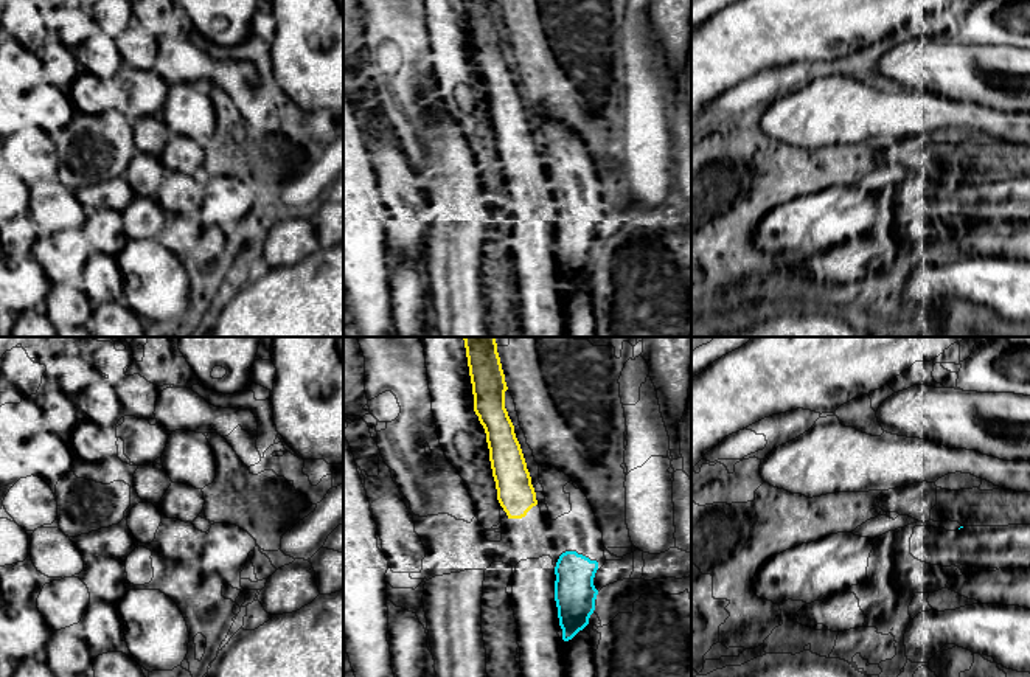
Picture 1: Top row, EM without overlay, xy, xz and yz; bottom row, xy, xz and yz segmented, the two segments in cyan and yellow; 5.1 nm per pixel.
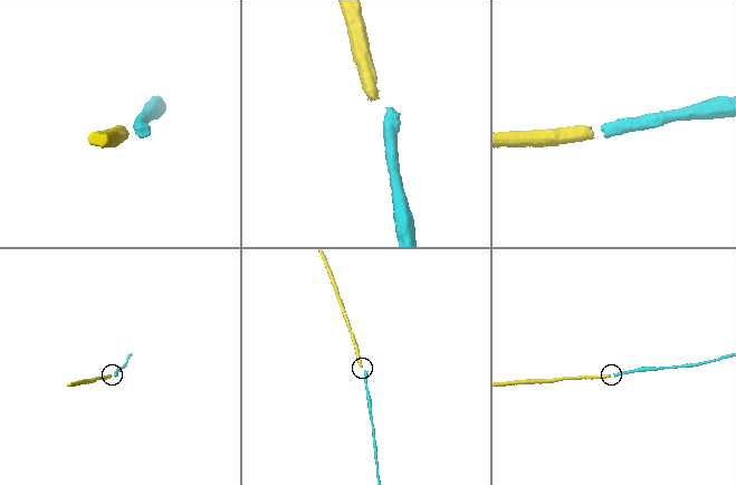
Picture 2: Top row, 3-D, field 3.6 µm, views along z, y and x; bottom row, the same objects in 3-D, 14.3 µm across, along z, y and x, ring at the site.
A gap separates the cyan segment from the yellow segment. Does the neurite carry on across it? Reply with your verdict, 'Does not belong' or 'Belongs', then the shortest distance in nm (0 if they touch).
Does not belong. Distance 280 nm

